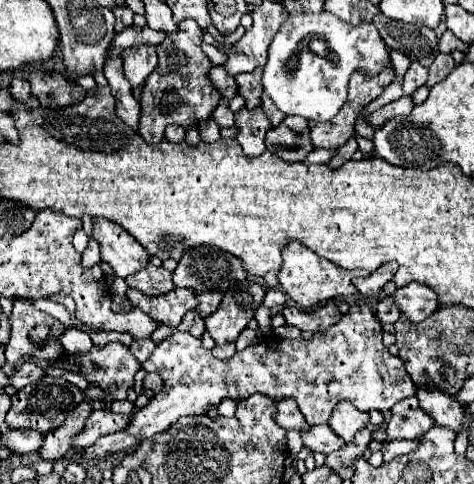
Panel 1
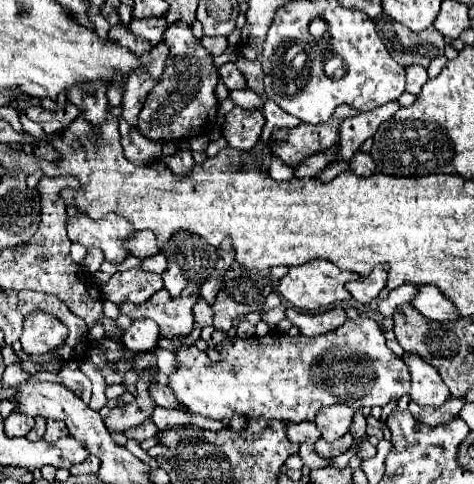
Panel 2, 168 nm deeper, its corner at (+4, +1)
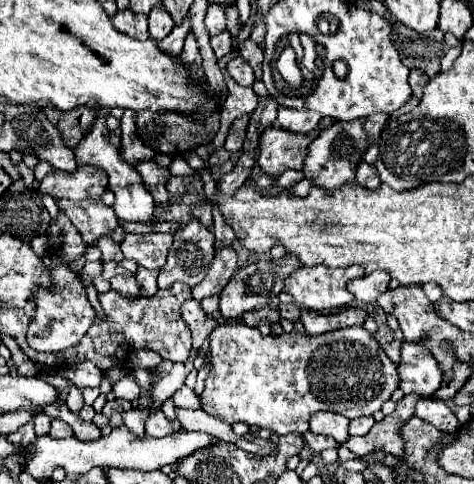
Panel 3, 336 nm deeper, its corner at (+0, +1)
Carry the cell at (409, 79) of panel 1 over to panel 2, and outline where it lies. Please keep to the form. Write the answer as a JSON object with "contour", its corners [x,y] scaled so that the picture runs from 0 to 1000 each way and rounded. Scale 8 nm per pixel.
{"contour":[[[863,134],[859,138],[859,188],[871,196],[884,196],[888,180],[901,171],[901,147],[888,134]]]}

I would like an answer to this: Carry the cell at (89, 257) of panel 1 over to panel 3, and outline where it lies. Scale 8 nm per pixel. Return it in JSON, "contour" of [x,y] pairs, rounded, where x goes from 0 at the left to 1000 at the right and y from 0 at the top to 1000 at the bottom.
{"contour":[[[213,490],[205,510],[217,523],[217,539],[259,539],[259,523],[251,514],[251,502],[243,502],[234,490]]]}

